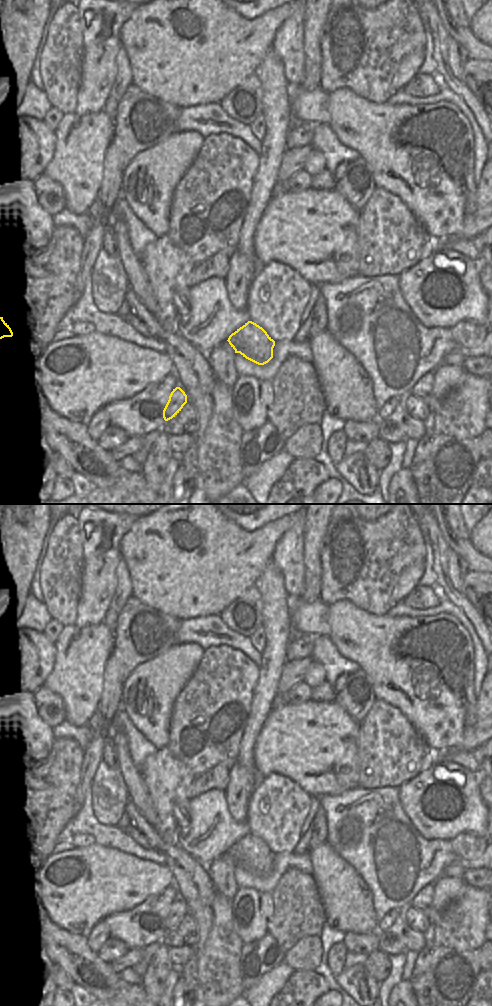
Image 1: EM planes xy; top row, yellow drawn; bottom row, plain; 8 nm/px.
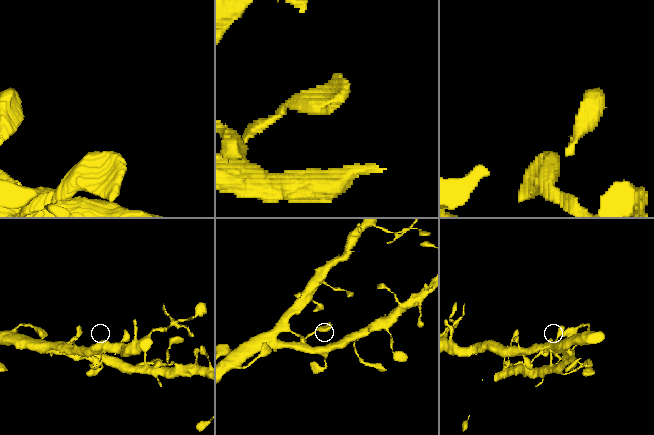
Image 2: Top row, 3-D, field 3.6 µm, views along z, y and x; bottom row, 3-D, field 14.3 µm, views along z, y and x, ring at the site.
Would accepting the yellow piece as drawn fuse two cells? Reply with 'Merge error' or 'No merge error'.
No merge error

